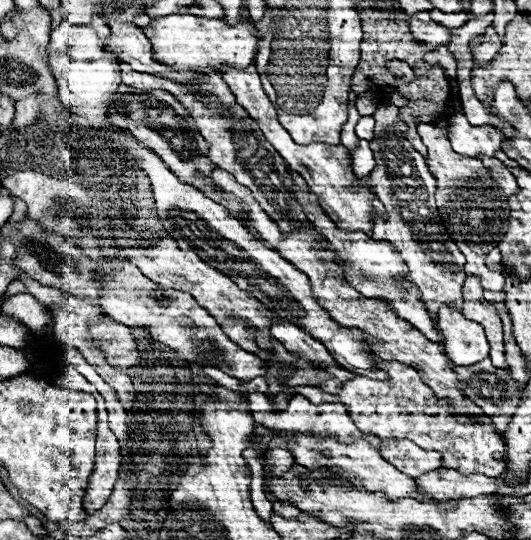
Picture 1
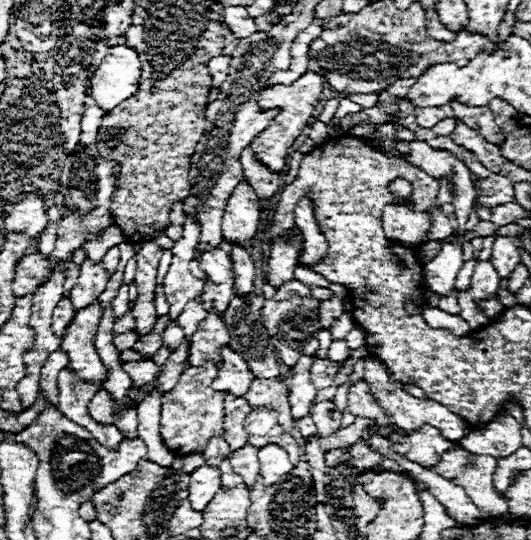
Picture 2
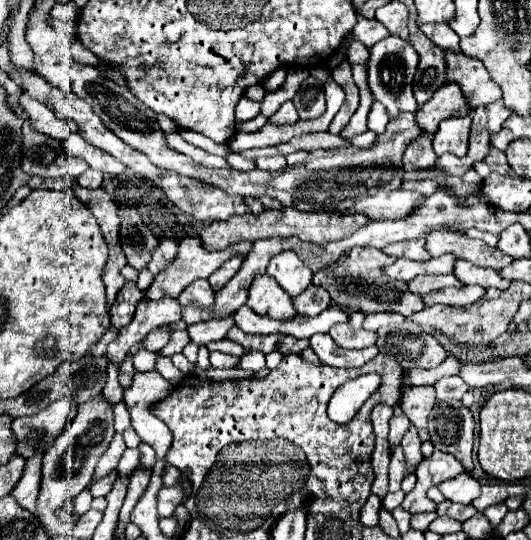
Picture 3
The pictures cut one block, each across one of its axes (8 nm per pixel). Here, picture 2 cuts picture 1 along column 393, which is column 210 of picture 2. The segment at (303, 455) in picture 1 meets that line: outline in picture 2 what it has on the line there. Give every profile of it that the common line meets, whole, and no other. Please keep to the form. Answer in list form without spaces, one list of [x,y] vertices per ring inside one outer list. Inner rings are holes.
[[[202,464],[200,468],[196,468],[190,474],[190,478],[188,500],[192,502],[192,508],[202,512],[206,508],[206,504],[212,500],[212,496],[216,494],[216,490],[222,486],[220,484],[220,470],[218,470],[218,466]]]

